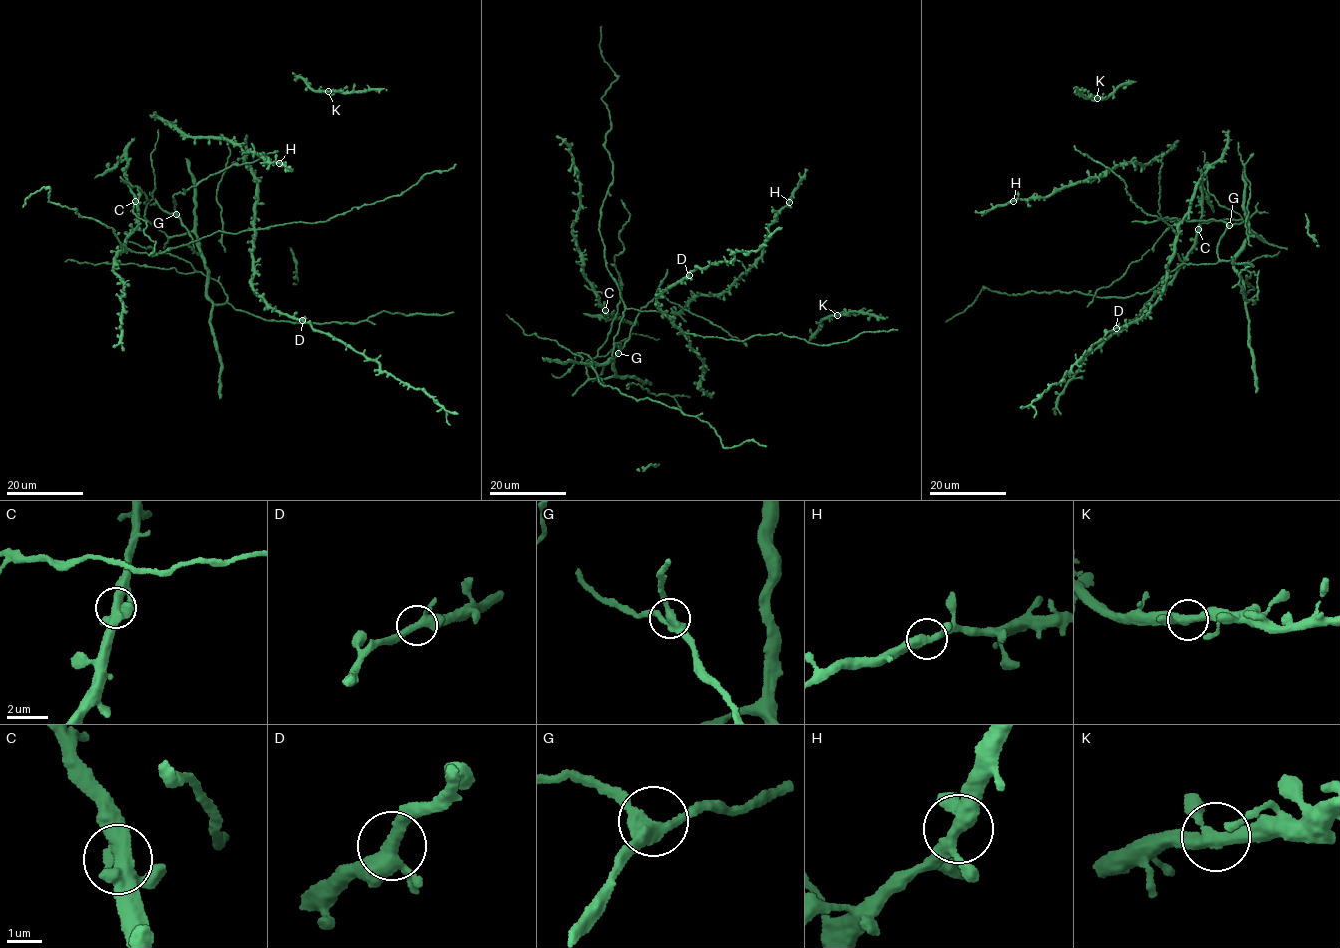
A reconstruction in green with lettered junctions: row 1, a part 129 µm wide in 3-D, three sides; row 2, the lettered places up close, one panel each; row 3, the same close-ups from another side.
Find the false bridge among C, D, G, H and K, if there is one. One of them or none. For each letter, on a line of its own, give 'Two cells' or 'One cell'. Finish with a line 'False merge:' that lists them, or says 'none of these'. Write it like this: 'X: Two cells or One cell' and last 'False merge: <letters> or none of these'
C: One cell
D: One cell
G: One cell
H: One cell
K: One cell
False merge: none of these

